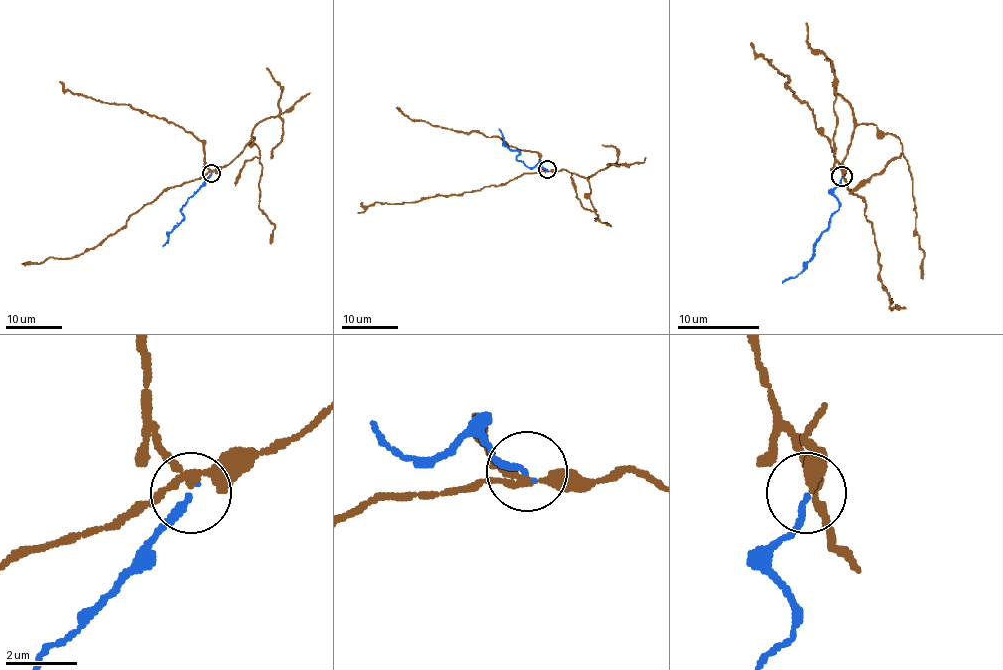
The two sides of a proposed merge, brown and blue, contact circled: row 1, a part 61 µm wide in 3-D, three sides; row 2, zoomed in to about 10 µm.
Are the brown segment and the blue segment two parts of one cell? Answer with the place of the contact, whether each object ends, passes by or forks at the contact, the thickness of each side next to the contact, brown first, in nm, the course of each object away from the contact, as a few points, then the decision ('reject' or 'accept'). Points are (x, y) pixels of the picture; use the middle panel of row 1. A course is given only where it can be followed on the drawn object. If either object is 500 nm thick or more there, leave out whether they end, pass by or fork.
(547, 169) | brown forks | blue ends | 170/180 nm | brown via (547, 170), (522, 174), (499, 185), (470, 192), (434, 195), (401, 203), (374, 202), (357, 213) | blue via (547, 170), (540, 164), (527, 167), (519, 161), (516, 157), (520, 153), (505, 143), (499, 129) | reject

